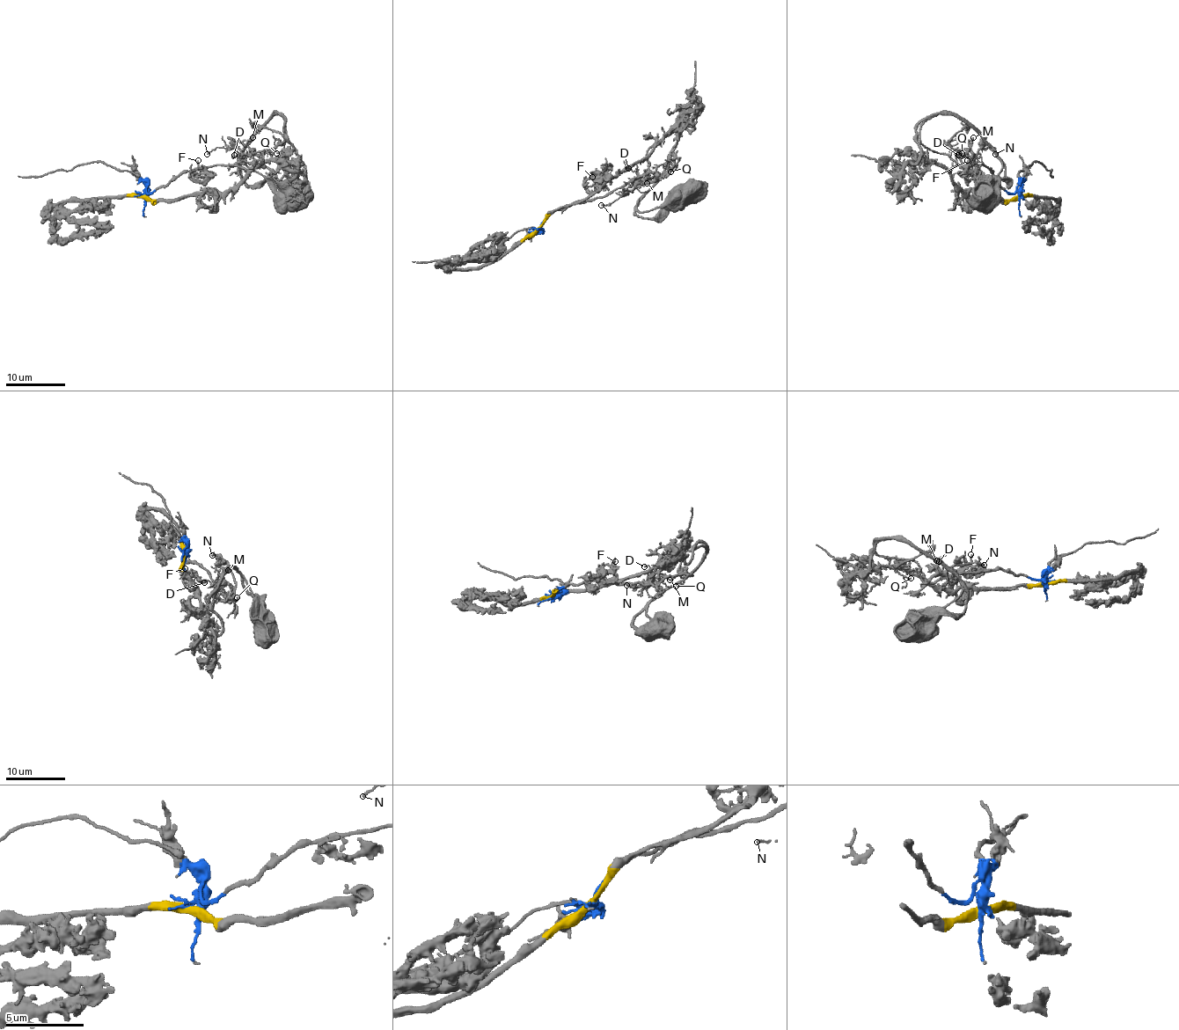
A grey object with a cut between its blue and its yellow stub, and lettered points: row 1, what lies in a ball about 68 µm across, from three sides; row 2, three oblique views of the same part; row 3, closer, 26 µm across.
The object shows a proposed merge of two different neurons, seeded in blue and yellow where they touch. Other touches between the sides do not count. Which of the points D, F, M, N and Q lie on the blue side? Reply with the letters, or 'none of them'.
D, M, N, Q

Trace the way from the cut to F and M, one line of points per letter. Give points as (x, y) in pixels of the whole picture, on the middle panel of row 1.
F: (538, 230), (538, 226), (552, 213), (585, 201), (598, 189), (599, 174), (592, 178)
M: (538, 230), (540, 224), (555, 210), (574, 202), (603, 198), (618, 187), (642, 180), (647, 183)

